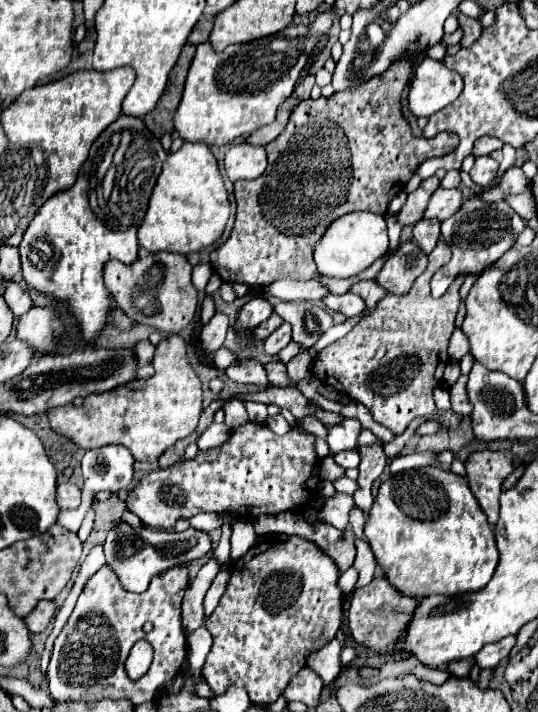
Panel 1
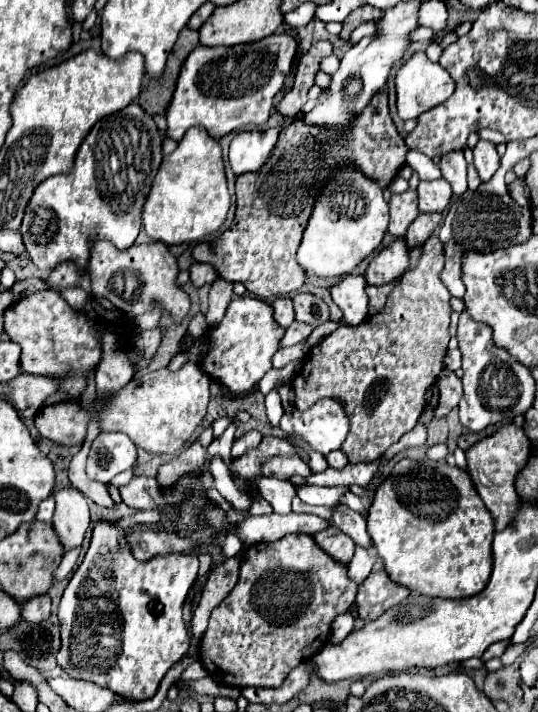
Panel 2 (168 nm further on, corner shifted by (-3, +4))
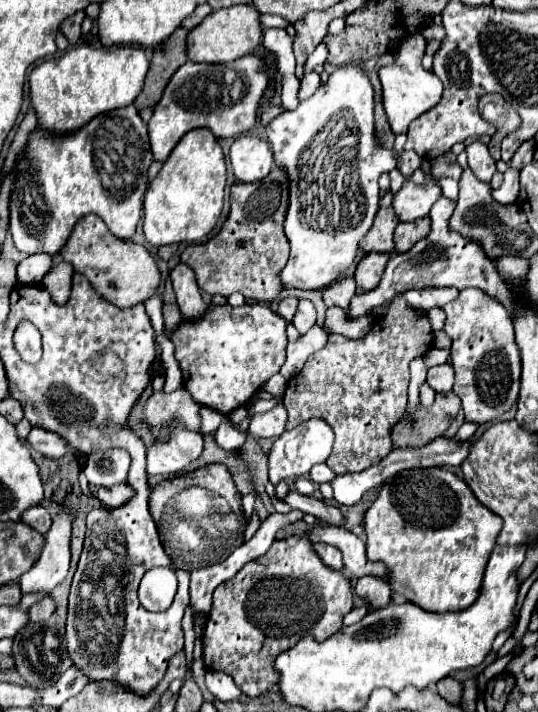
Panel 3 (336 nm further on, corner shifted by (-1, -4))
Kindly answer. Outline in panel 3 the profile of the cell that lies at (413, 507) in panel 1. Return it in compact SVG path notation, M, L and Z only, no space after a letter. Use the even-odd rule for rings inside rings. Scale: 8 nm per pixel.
M440 467L408 469L400 473L394 481L380 489L378 499L364 517L368 559L382 561L386 565L394 591L402 593L410 603L436 613L462 611L476 601L488 557L496 545L500 529L502 519L484 507L462 479Z

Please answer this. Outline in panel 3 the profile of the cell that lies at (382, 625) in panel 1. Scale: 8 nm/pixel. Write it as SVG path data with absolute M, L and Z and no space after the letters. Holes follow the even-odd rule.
M360 577L356 583L356 595L362 597L370 607L378 609L378 607L386 607L390 601L390 585L384 577Z

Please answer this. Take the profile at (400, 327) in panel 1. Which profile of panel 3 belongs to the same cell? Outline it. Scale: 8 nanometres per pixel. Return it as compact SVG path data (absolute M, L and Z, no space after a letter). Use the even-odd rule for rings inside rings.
M398 295L388 309L388 313L376 321L370 329L370 333L362 339L346 339L344 335L330 335L324 349L310 355L304 369L288 381L288 389L284 393L284 409L288 411L286 431L294 429L296 425L304 423L306 419L318 417L328 421L334 431L334 449L326 461L326 465L337 475L360 472L372 465L376 465L380 459L388 455L392 449L390 441L390 427L400 421L406 409L406 393L410 383L410 361L414 357L422 357L432 347L434 335L430 329L430 323L422 311L412 309L402 295Z

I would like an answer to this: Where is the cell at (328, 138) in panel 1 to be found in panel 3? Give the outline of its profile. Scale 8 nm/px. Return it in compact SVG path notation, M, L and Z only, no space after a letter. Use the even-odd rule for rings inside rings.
M272 169L258 183L234 183L230 187L230 215L218 235L200 245L188 245L180 259L196 273L200 289L210 295L228 297L240 291L246 299L268 303L282 291L278 277L288 261L290 245L282 223L288 207L288 179L282 169Z

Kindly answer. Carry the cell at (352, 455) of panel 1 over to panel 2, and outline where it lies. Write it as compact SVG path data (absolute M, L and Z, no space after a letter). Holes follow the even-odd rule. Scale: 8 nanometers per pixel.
M338 449L338 451L334 451L334 453L328 453L326 459L328 459L328 465L334 467L334 469L344 469L344 467L348 465L346 453L342 453L342 449Z

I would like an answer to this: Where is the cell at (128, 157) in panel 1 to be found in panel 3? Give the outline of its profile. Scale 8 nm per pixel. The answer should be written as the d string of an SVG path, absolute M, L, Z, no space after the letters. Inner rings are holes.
M134 105L96 115L92 121L88 121L88 125L64 135L56 135L46 129L32 129L28 133L26 147L16 163L16 177L10 193L8 231L18 251L26 255L34 253L58 255L68 239L68 233L72 233L76 221L86 213L102 217L116 237L130 239L140 221L142 197L148 185L150 163L152 163L152 151L148 143L148 129Z

